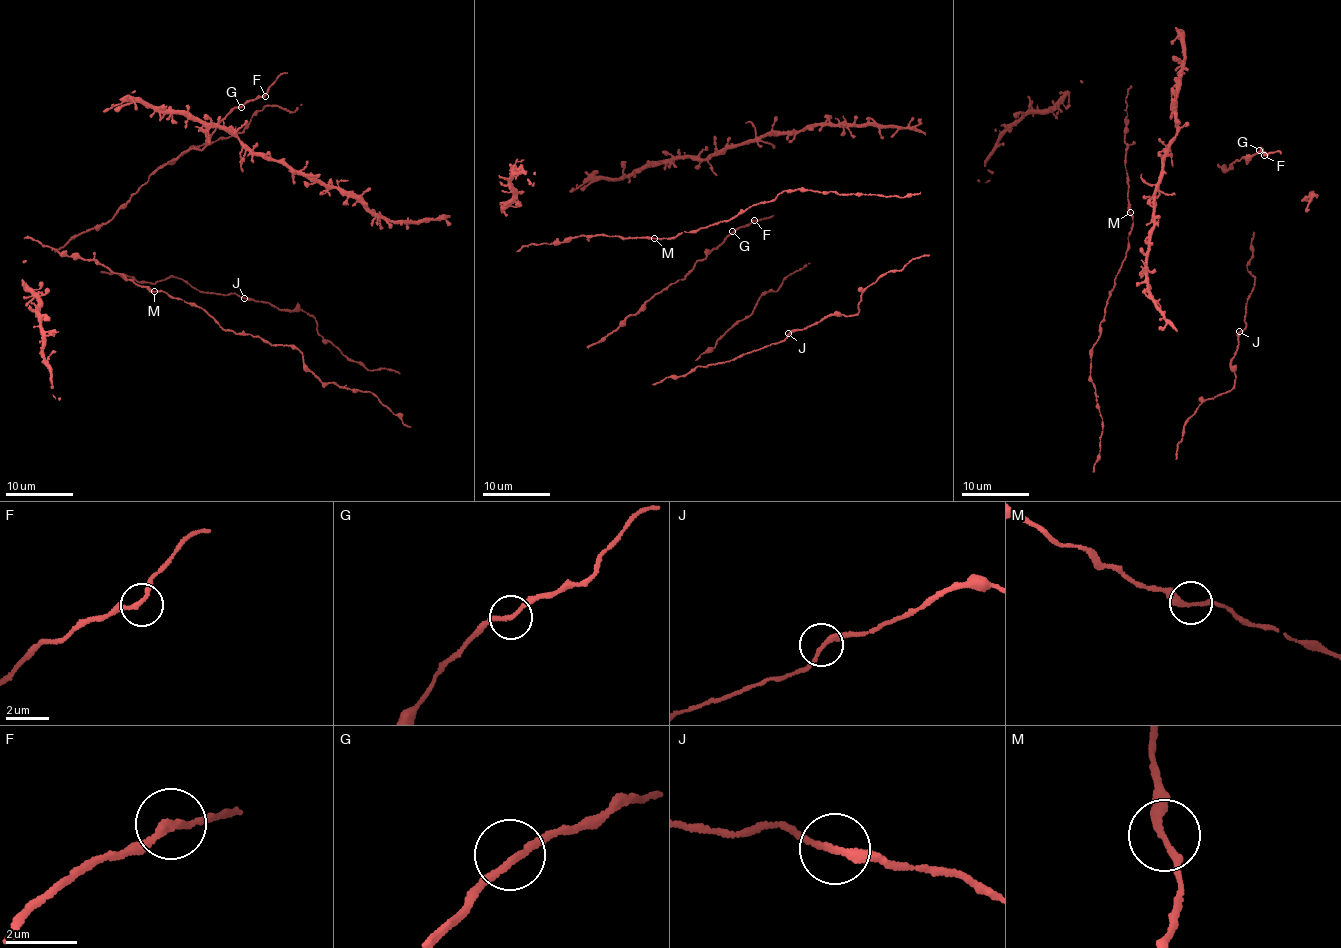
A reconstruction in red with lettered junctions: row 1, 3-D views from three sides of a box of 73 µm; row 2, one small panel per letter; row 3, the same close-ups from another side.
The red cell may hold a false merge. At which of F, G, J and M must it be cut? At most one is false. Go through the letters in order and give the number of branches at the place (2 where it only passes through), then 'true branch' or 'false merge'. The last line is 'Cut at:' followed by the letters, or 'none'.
F: branches 2; true branch
G: branches 2; true branch
J: branches 2; true branch
M: branches 2; true branch
Cut at: none

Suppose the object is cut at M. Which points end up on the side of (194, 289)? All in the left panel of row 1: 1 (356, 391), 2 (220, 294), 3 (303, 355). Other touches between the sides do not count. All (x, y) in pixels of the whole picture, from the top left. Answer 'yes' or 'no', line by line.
1: no
2: yes
3: no

